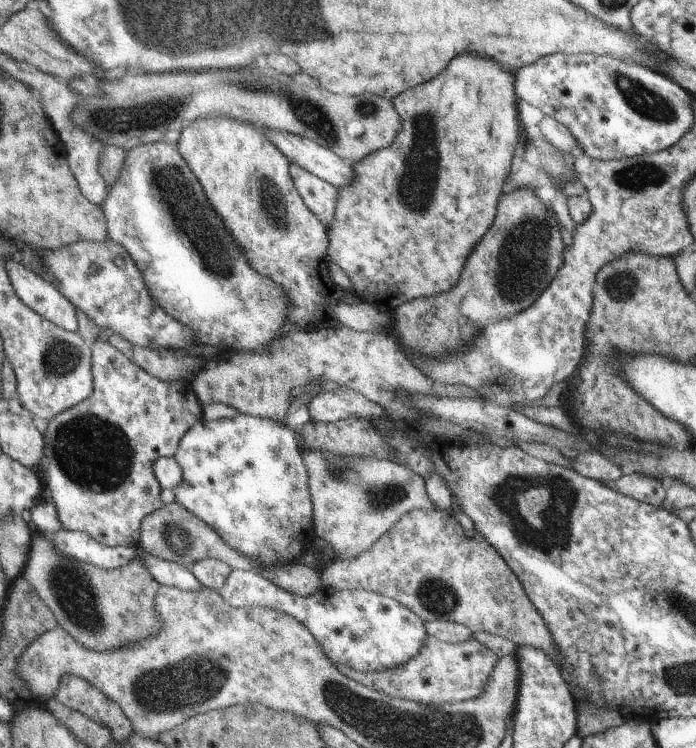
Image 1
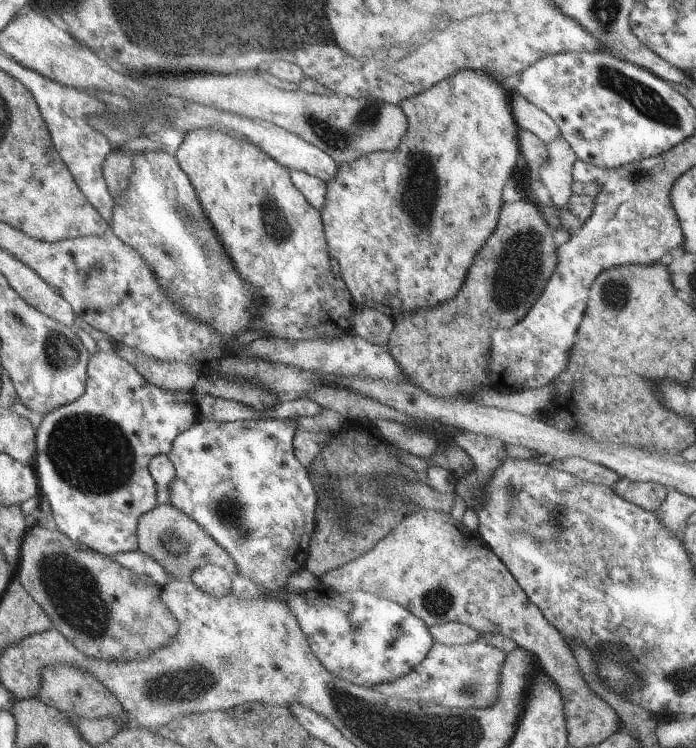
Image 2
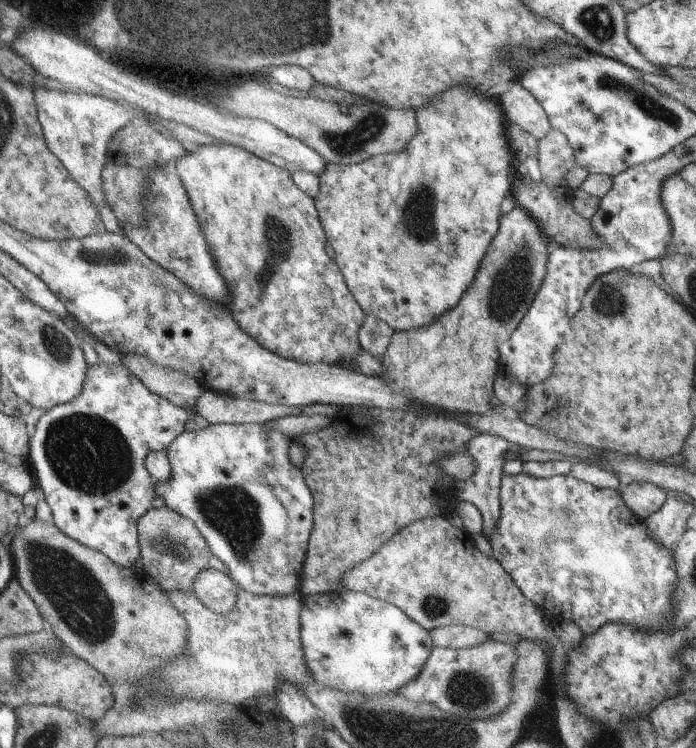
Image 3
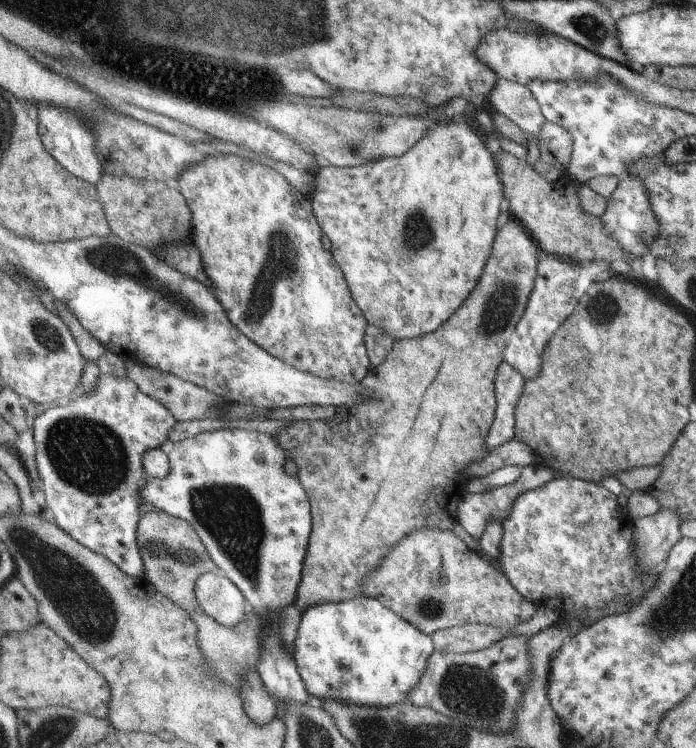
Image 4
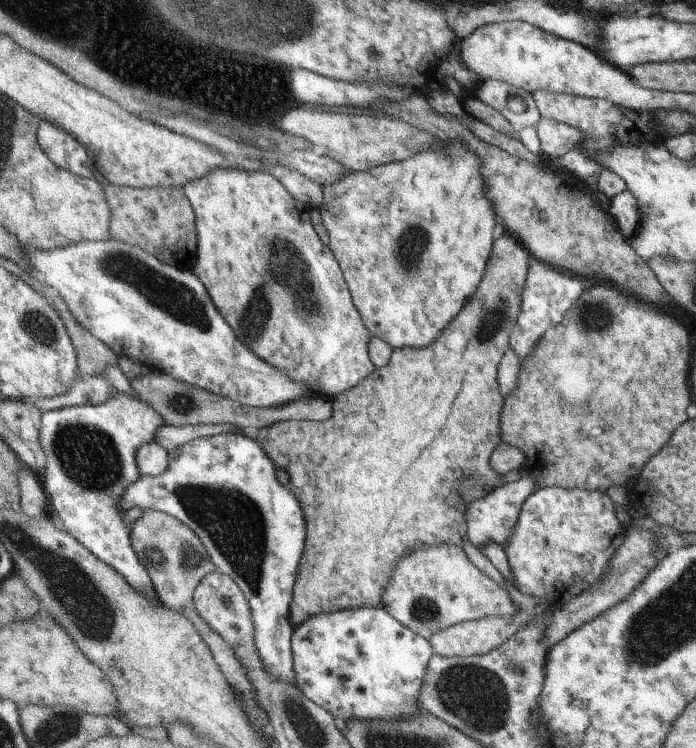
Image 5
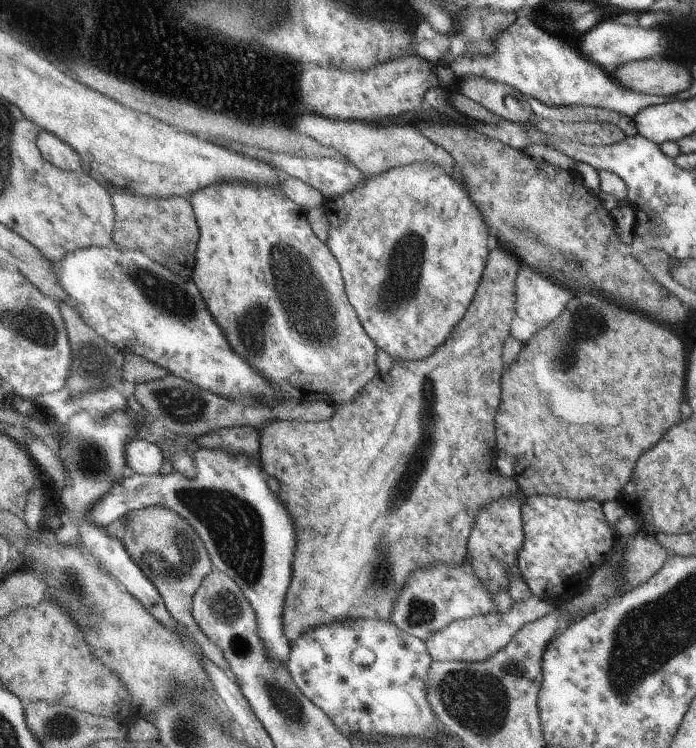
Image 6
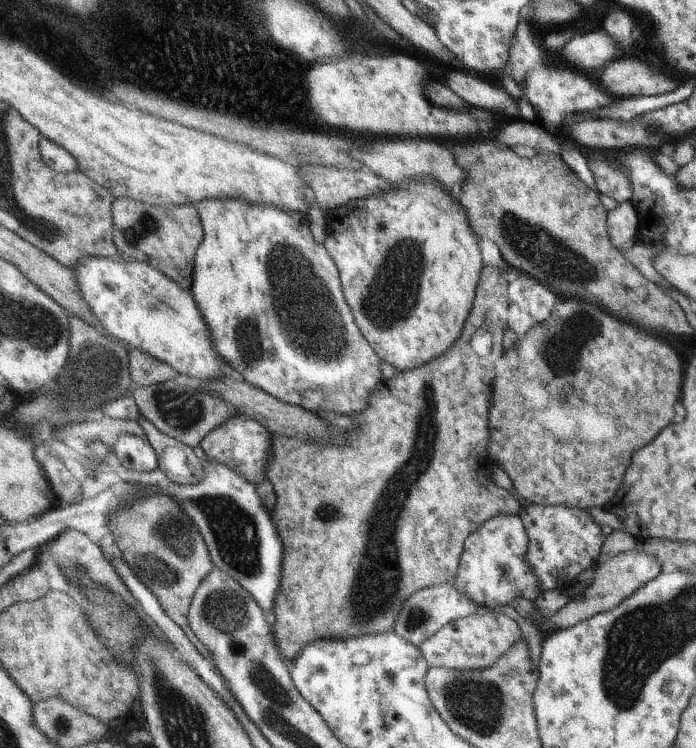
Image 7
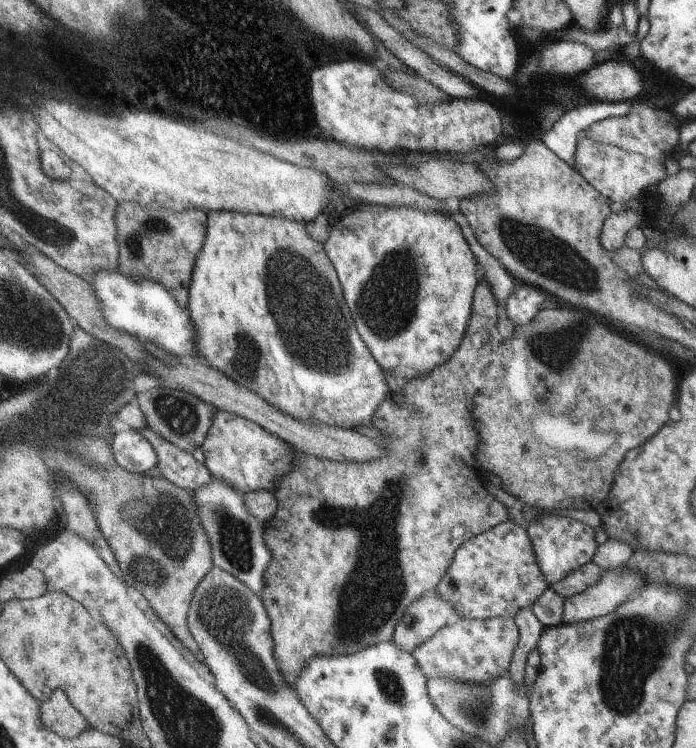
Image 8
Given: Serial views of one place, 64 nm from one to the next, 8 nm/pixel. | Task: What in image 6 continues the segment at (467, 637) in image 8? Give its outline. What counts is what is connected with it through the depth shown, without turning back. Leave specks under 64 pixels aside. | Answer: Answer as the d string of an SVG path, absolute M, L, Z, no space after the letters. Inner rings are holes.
M532 594L526 600L517 602L505 614L489 612L487 614L473 616L450 623L441 631L435 632L425 641L429 647L431 661L433 662L483 662L497 655L506 647L506 644L514 638L522 626L528 622L535 622L539 618L549 614L555 608L555 603L546 598L540 598Z

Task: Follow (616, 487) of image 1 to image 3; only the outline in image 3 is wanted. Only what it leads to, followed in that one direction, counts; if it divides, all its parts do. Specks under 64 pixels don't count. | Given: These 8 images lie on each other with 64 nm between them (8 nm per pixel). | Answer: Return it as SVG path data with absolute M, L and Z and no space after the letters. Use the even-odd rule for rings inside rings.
M631 482L629 484L619 484L618 490L623 492L623 500L639 512L639 518L645 519L651 513L657 512L664 500L667 498L667 492L647 482Z

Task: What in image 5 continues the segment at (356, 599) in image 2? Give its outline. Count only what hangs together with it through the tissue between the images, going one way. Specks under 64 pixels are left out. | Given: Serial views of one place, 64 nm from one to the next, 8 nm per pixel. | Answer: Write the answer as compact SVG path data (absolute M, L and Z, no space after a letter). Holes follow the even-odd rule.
M369 606L369 608L345 608L339 612L319 612L293 630L291 647L294 671L297 673L295 686L303 693L304 697L319 705L319 708L327 709L327 712L331 713L338 724L351 724L351 720L407 720L409 716L413 718L419 714L428 714L419 706L419 689L422 688L426 676L426 668L429 666L430 656L433 654L433 646L427 638L419 636L412 629L408 629L406 625L399 624L399 621L395 620L395 617L392 617L385 608Z

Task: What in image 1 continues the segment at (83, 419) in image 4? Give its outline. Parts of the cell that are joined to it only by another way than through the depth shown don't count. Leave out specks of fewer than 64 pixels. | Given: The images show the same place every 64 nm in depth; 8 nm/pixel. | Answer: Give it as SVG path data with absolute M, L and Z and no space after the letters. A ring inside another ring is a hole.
M95 340L92 344L94 349L94 379L95 379L95 392L90 399L83 400L81 404L77 404L70 410L63 412L53 420L47 422L47 428L43 438L45 438L46 444L46 458L42 464L47 466L46 477L45 469L44 475L41 477L43 484L45 485L46 494L53 504L57 506L59 511L59 520L63 524L63 530L69 532L87 532L91 534L91 538L99 540L101 544L113 548L114 546L124 547L138 547L138 541L141 535L141 527L145 519L151 512L157 511L164 504L159 498L161 485L158 483L157 477L154 475L154 463L158 459L163 457L173 457L175 451L178 450L179 440L195 423L198 423L202 419L200 402L194 395L192 388L189 388L187 384L183 382L161 382L153 376L149 376L147 372L143 372L139 366L135 366L131 360L125 358L117 348L111 346L108 342L101 342L101 340Z

